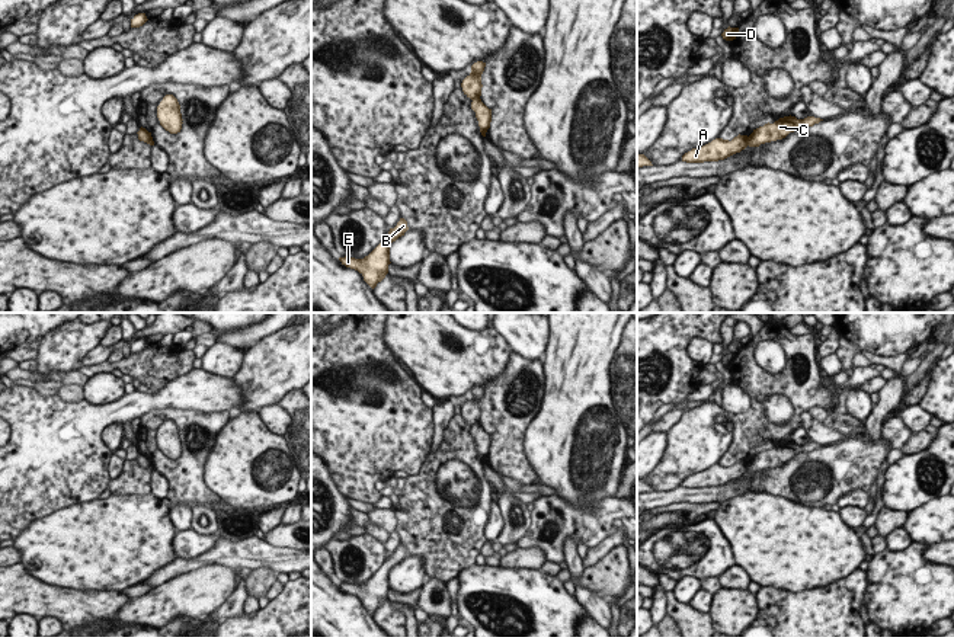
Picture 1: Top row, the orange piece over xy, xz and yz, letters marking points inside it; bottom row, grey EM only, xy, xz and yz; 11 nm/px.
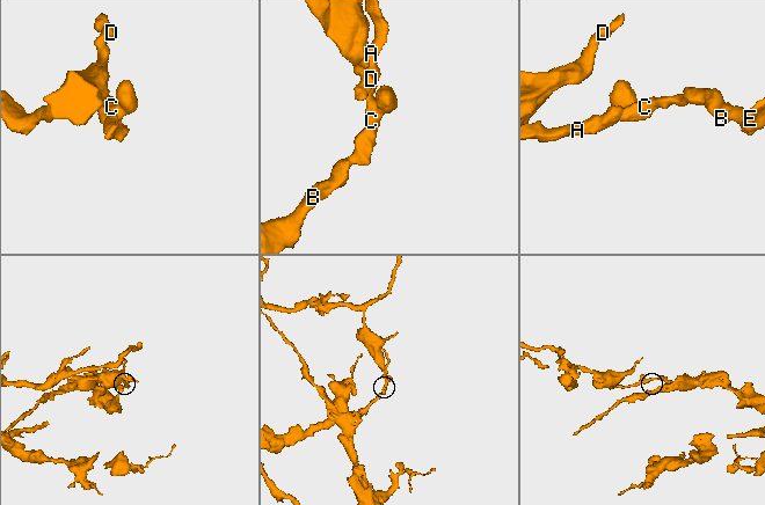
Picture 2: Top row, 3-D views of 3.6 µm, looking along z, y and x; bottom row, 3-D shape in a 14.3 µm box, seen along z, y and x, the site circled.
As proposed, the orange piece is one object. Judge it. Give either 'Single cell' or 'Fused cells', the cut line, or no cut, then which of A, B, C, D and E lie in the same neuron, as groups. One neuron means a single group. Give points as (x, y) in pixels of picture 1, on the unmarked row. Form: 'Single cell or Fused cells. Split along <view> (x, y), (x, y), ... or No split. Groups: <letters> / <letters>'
Fused cells. Split along yz (749, 463), (746, 470). Groups: A D / B C E

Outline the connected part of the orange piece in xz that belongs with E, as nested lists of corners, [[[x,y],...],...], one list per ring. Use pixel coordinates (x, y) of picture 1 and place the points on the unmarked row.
[[[400,544],[397,551],[390,554],[384,566],[368,582],[364,585],[345,582],[339,583],[339,586],[346,593],[358,596],[364,602],[364,606],[374,615],[388,599],[391,569],[404,561],[407,556],[407,547]]]

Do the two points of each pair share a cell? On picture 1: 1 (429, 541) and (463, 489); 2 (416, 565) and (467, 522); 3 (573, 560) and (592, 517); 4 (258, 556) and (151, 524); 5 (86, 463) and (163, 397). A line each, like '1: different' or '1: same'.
1: same
2: different
3: different
4: different
5: same

